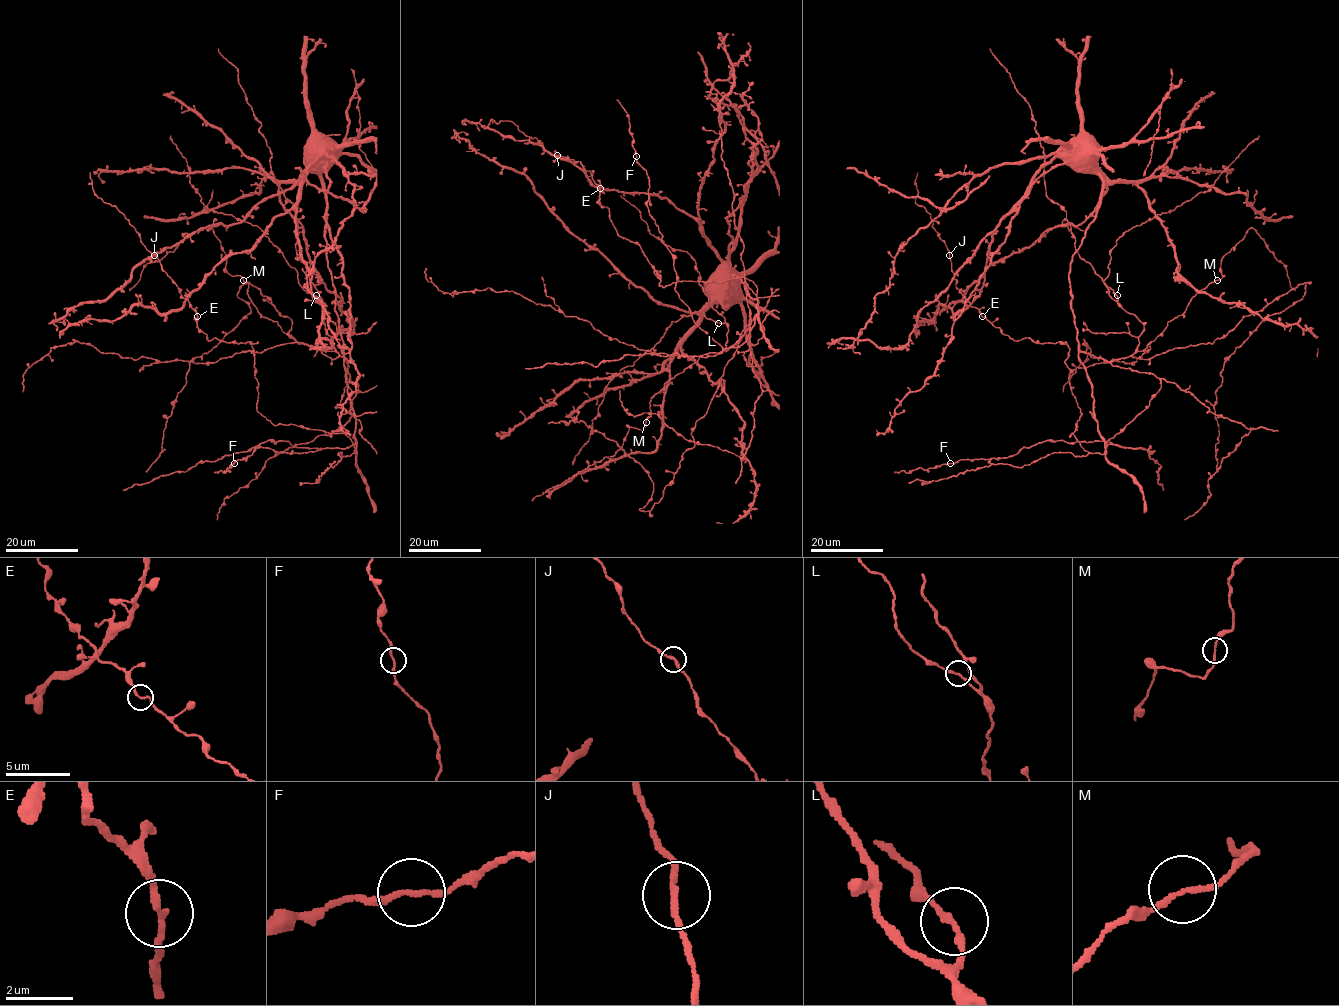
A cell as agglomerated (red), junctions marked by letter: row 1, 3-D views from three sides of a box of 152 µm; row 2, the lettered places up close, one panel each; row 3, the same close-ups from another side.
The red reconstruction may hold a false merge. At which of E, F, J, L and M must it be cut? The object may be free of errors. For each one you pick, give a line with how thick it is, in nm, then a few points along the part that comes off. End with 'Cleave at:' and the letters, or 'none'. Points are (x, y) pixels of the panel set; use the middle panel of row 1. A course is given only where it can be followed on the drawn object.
Cleave at: none

